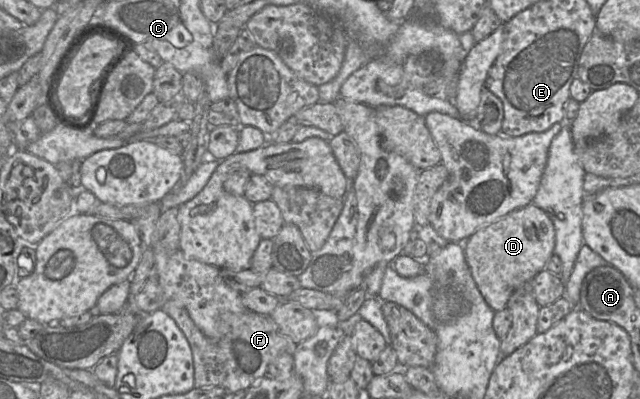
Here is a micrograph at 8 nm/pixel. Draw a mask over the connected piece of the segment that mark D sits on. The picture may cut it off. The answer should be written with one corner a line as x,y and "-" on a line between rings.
530,203
511,211
474,232
463,244
466,262
486,303
494,310
506,308
511,294
545,269
554,254
555,228
549,215

